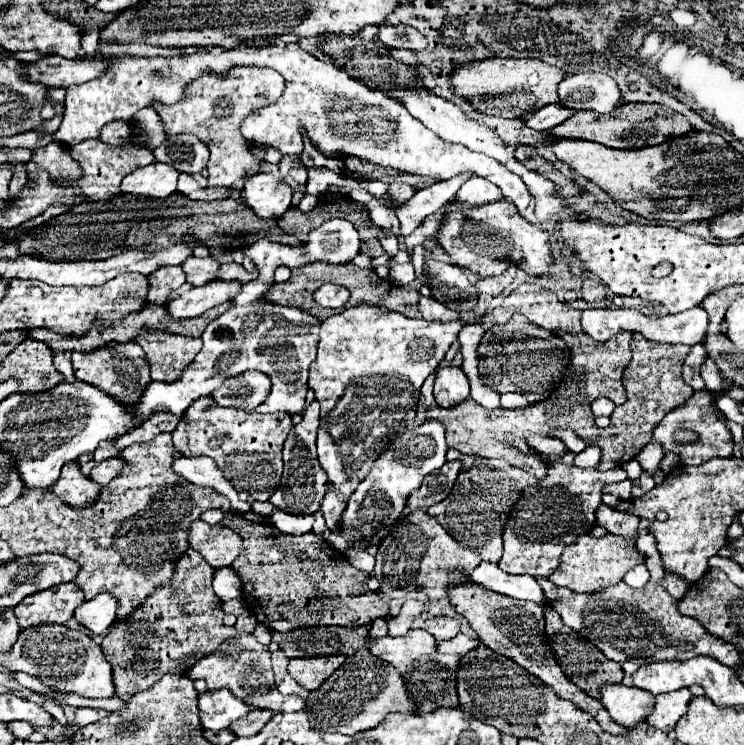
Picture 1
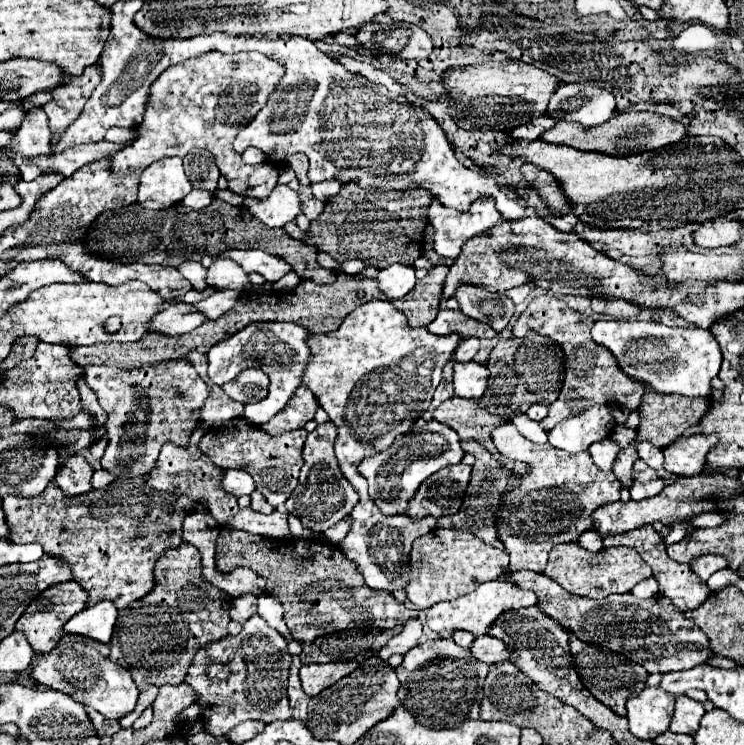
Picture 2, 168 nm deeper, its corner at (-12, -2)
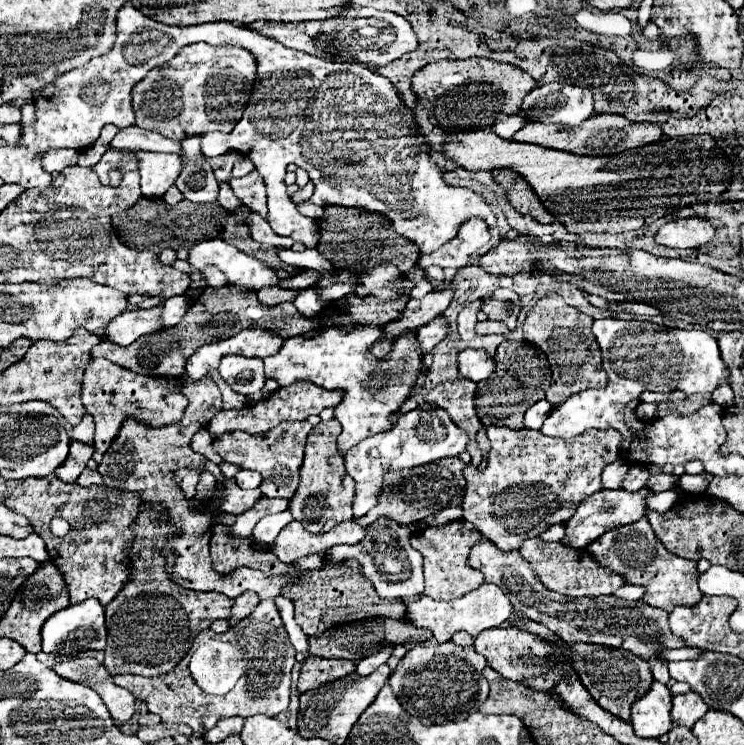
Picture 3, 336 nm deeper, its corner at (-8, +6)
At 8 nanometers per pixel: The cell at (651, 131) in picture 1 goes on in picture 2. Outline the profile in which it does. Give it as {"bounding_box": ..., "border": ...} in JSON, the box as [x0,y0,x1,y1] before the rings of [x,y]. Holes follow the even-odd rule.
{"bounding_box":[540,111,688,157],"border":[[[630,111],[630,113],[618,113],[610,121],[592,129],[584,129],[582,125],[576,125],[572,121],[558,121],[558,125],[546,131],[540,139],[548,143],[556,143],[556,145],[568,145],[568,147],[582,149],[582,151],[600,151],[606,155],[624,157],[624,155],[636,155],[636,153],[654,151],[654,149],[678,143],[686,135],[688,133],[684,125],[680,125],[678,121],[672,121],[670,117],[650,113],[650,111]]]}

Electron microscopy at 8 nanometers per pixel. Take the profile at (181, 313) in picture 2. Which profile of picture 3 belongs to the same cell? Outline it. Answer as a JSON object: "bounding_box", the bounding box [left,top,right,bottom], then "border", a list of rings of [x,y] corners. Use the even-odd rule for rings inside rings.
{"bounding_box":[104,305,162,347],"border":[[[162,305],[152,309],[126,309],[124,313],[116,315],[104,329],[104,339],[126,347],[134,343],[138,337],[160,331],[160,313]]]}

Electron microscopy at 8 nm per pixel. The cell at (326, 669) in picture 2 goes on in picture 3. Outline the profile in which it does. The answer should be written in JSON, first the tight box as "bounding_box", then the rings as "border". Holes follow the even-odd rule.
{"bounding_box":[298,657,356,691],"border":[[[308,657],[302,663],[302,671],[300,671],[300,679],[298,679],[298,691],[310,691],[316,689],[324,683],[342,679],[346,675],[350,675],[356,669],[356,665],[352,661],[346,659],[320,659],[320,657]]]}

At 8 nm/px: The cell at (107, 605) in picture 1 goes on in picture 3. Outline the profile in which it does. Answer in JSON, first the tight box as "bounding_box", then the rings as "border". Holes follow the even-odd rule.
{"bounding_box":[42,599,106,655],"border":[[[86,599],[84,603],[70,605],[62,611],[50,615],[50,619],[42,625],[42,651],[72,655],[80,651],[102,651],[106,647],[106,627],[104,627],[104,607],[96,599]]]}

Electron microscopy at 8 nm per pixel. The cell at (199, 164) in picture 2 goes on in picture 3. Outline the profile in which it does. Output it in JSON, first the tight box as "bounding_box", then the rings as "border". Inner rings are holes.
{"bounding_box":[176,137,218,203],"border":[[[186,137],[182,147],[188,157],[188,165],[176,181],[176,187],[184,199],[192,203],[214,203],[218,199],[218,181],[200,151],[200,137]]]}

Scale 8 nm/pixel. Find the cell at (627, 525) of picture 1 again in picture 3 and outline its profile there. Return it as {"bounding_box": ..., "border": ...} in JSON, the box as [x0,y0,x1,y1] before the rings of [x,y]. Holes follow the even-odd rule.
{"bounding_box":[588,517,702,613],"border":[[[642,517],[636,523],[606,531],[602,537],[598,537],[594,543],[588,545],[588,553],[602,567],[612,569],[614,573],[620,573],[626,585],[642,585],[646,589],[642,601],[652,607],[660,607],[666,613],[670,613],[678,605],[694,607],[702,599],[702,593],[698,589],[696,561],[680,559],[678,555],[668,553],[668,549],[656,539],[648,523],[648,517]]]}

